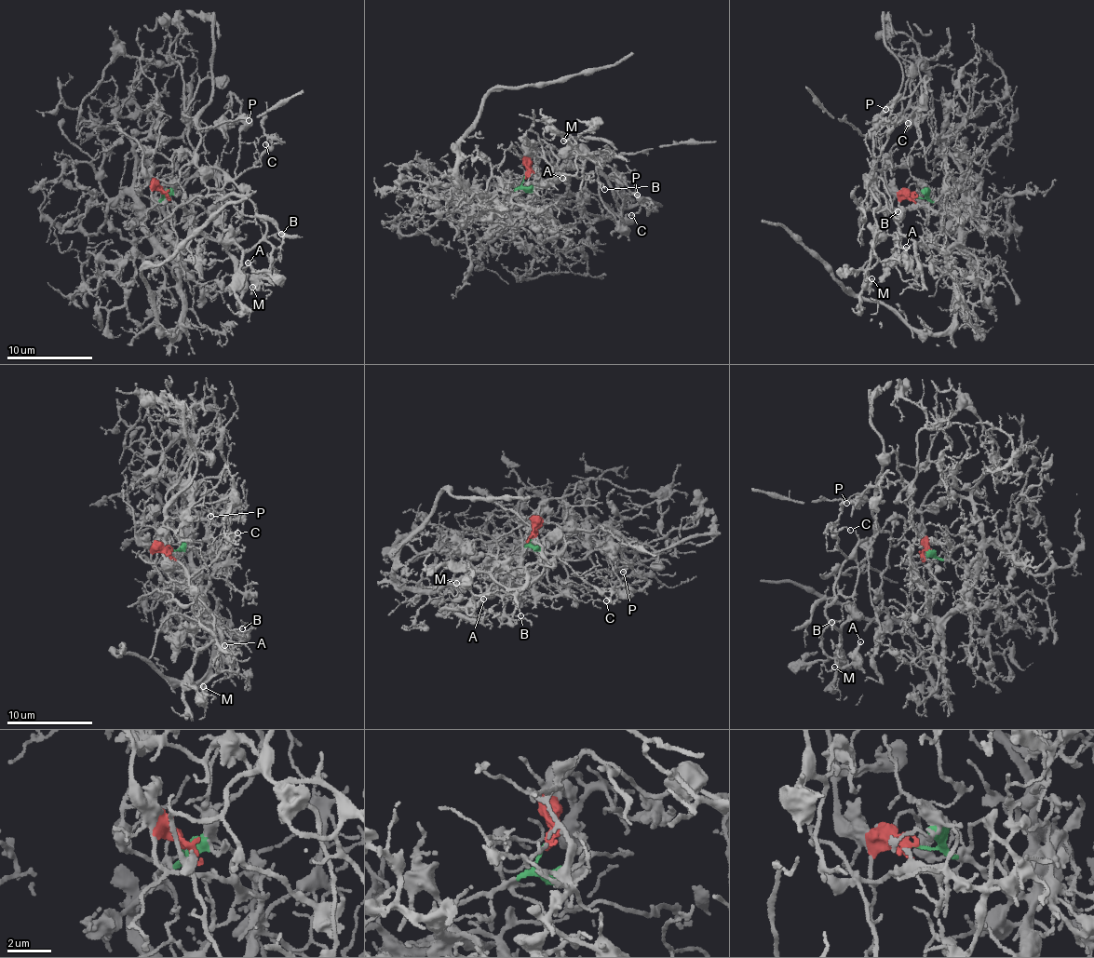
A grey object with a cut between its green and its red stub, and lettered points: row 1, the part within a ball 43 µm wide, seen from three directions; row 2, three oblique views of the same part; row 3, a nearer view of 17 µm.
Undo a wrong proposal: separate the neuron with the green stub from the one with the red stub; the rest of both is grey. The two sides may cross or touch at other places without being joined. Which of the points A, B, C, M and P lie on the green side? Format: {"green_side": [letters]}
{"green_side": []}

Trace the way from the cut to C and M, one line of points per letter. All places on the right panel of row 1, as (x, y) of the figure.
C: (914, 196), (903, 196), (900, 212), (877, 195), (881, 171), (870, 172), (891, 126), (903, 119), (907, 124)
M: (914, 196), (903, 196), (900, 212), (877, 195), (881, 171), (871, 169), (877, 258), (866, 276), (872, 278)

